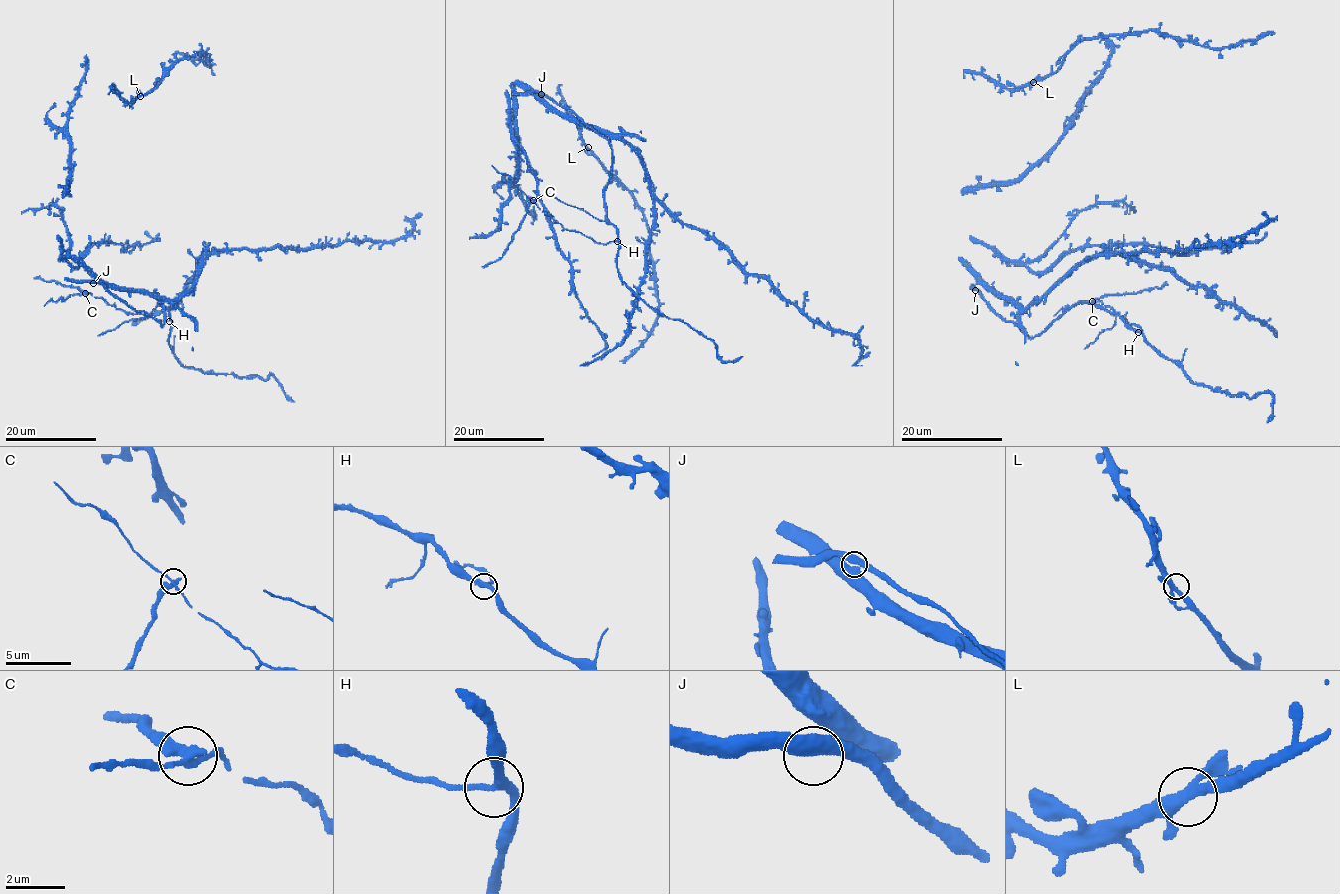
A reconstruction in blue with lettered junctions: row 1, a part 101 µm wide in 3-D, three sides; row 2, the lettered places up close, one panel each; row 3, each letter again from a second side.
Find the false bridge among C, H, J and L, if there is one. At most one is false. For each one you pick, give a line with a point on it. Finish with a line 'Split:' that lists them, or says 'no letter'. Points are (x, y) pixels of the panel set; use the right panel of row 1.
C: Place: (1092, 301)
Split: C

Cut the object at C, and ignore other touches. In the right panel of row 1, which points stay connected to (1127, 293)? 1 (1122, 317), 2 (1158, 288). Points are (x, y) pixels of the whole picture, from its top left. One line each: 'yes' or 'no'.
1: no
2: yes

